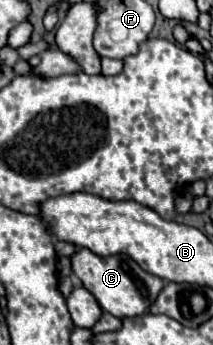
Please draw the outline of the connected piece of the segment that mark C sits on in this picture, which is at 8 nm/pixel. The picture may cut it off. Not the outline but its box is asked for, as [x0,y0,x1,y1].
[71,249,163,317]

